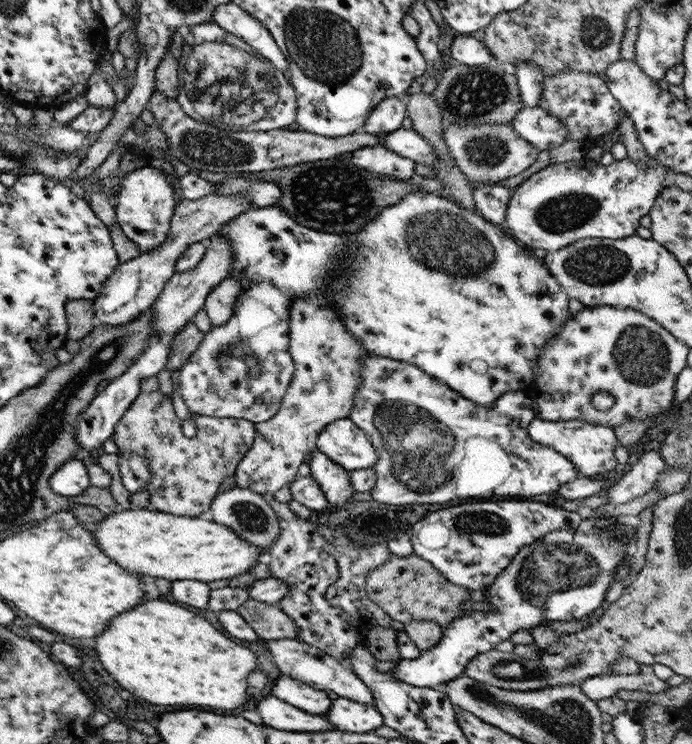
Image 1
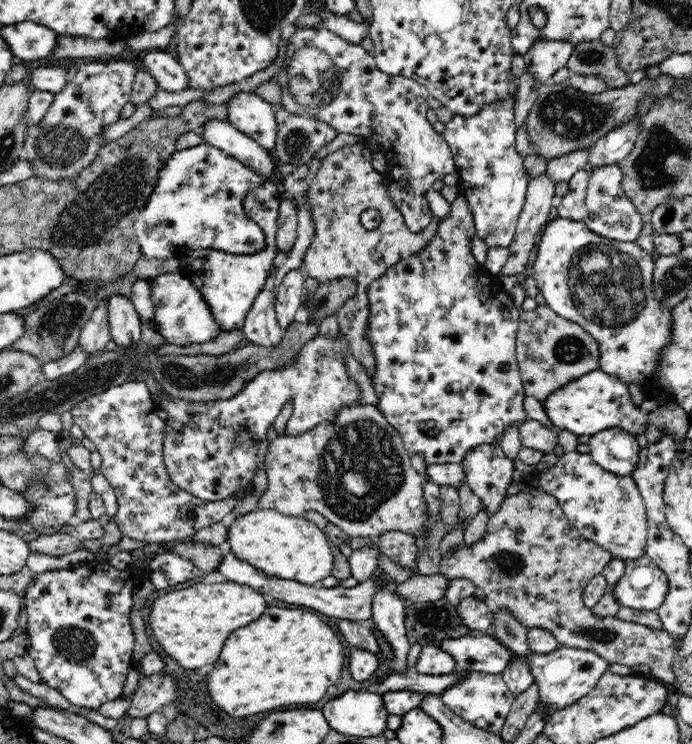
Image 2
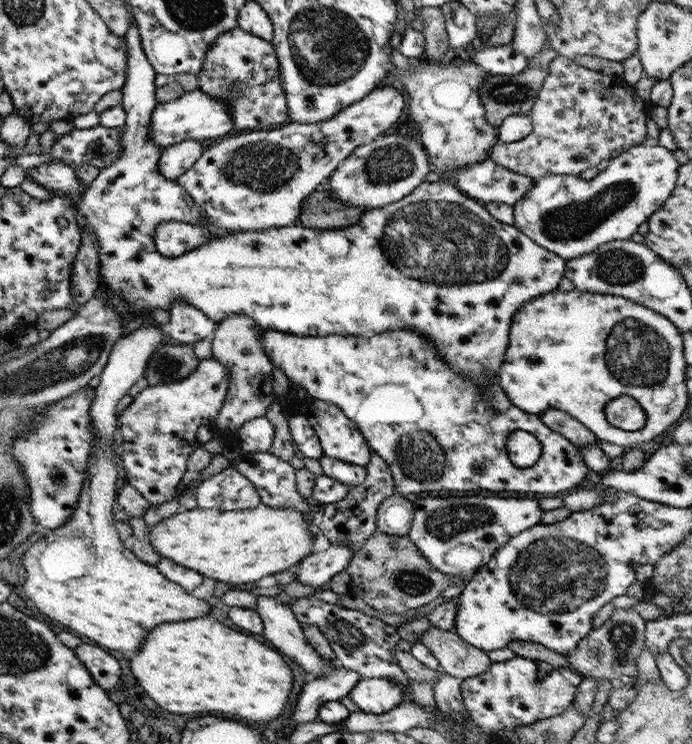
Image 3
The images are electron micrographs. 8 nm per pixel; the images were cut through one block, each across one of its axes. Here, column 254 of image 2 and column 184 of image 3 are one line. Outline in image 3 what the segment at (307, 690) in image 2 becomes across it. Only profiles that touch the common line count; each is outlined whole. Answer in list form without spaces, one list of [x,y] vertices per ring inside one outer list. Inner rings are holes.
[[[209,618],[164,622],[164,624],[159,624],[159,626],[155,626],[155,628],[151,628],[151,630],[145,634],[143,642],[139,645],[137,654],[135,654],[133,658],[129,658],[129,672],[131,672],[131,676],[137,680],[137,684],[143,689],[143,692],[147,694],[159,708],[163,708],[163,710],[167,710],[167,712],[175,712],[175,714],[193,714],[193,712],[195,712],[195,714],[197,714],[197,712],[201,712],[201,714],[221,714],[221,712],[223,712],[223,714],[231,714],[231,712],[233,712],[237,718],[243,718],[243,720],[249,718],[249,720],[253,720],[253,722],[263,722],[263,720],[273,720],[283,712],[283,706],[287,704],[287,698],[289,698],[289,692],[291,692],[291,669],[290,666],[287,665],[287,662],[283,661],[283,655],[281,653],[277,654],[275,650],[263,646],[261,642],[257,642],[257,640],[253,640],[253,638],[249,638],[249,636],[237,634],[237,632],[229,630],[227,626],[221,626],[221,624],[217,624],[217,622],[209,620]]]

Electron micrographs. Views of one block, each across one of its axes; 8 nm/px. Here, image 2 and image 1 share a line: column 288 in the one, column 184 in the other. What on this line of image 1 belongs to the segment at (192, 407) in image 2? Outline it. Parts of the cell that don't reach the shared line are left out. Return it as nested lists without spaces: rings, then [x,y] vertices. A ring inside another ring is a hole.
[[[269,281],[251,283],[236,298],[230,319],[221,326],[211,326],[203,335],[197,348],[188,356],[184,365],[178,368],[177,392],[186,404],[190,414],[181,421],[182,434],[187,438],[195,436],[195,416],[215,418],[245,418],[249,422],[265,422],[278,409],[292,379],[294,364],[288,353],[288,311],[291,300],[283,292],[275,290]]]

